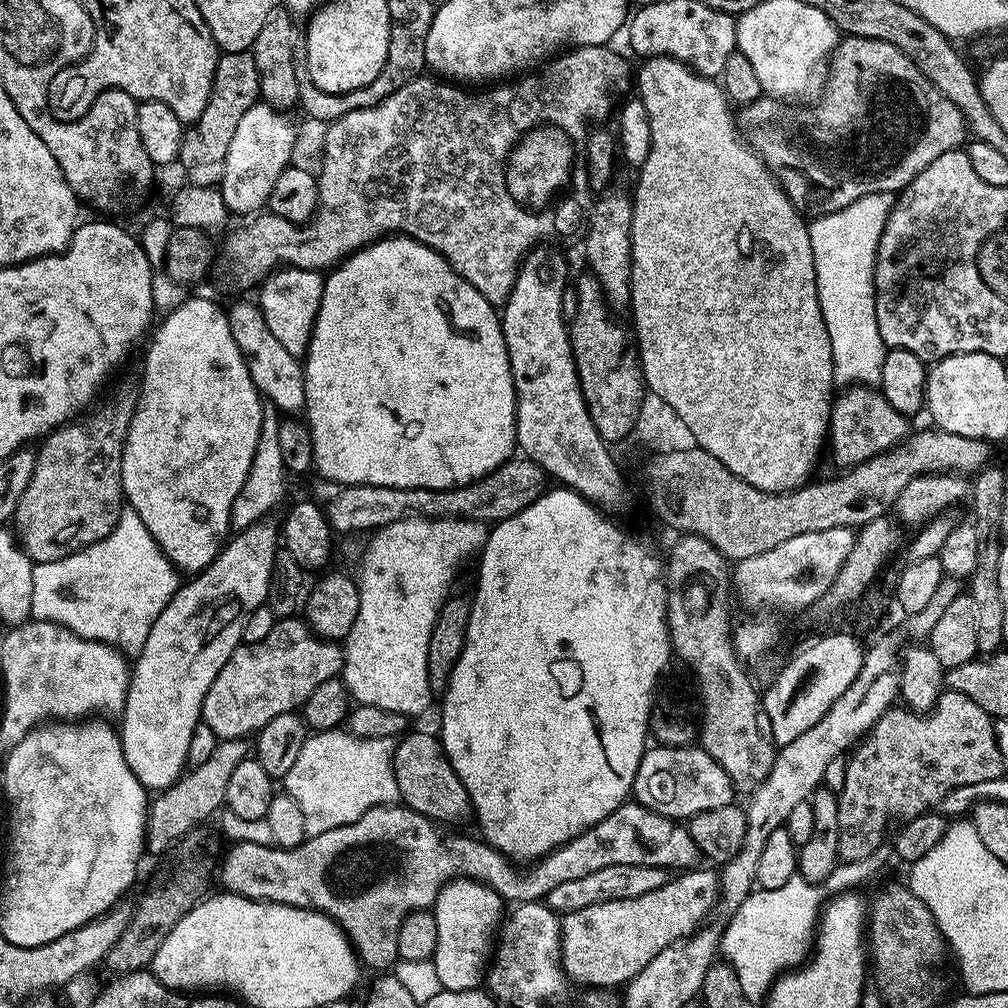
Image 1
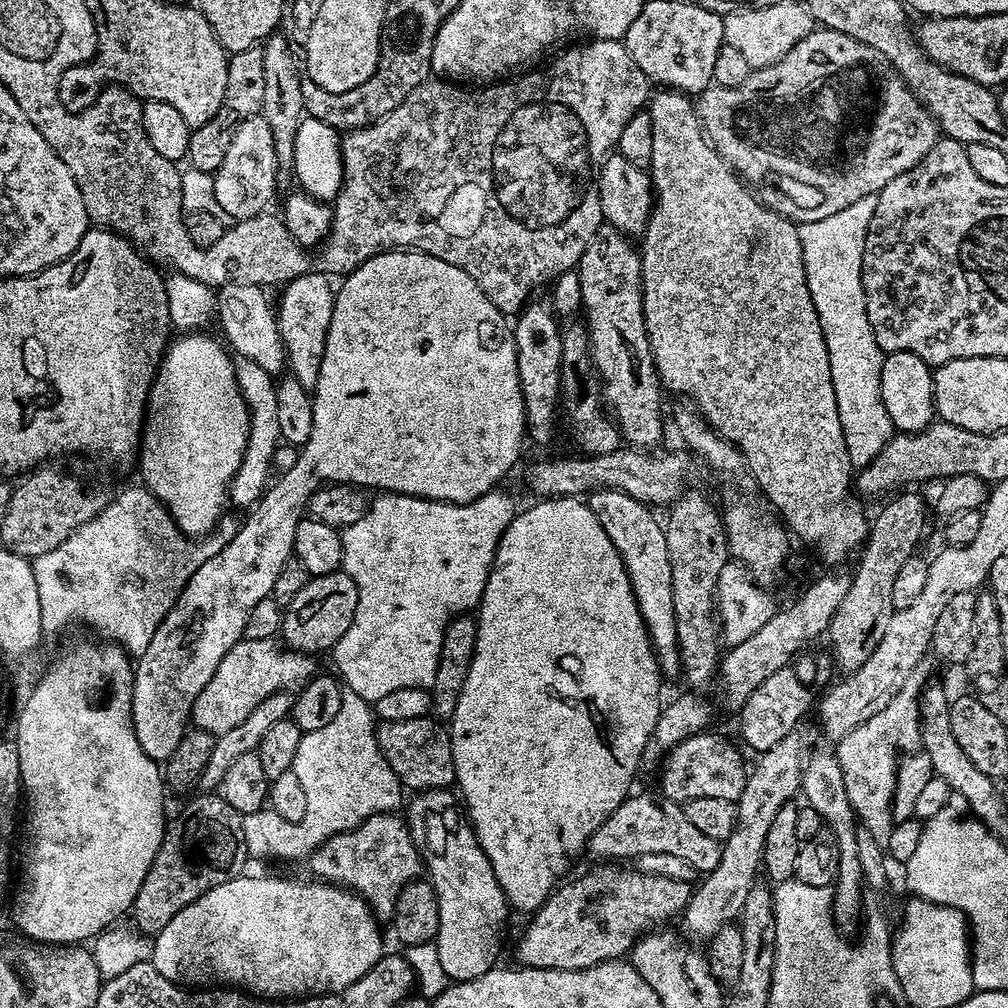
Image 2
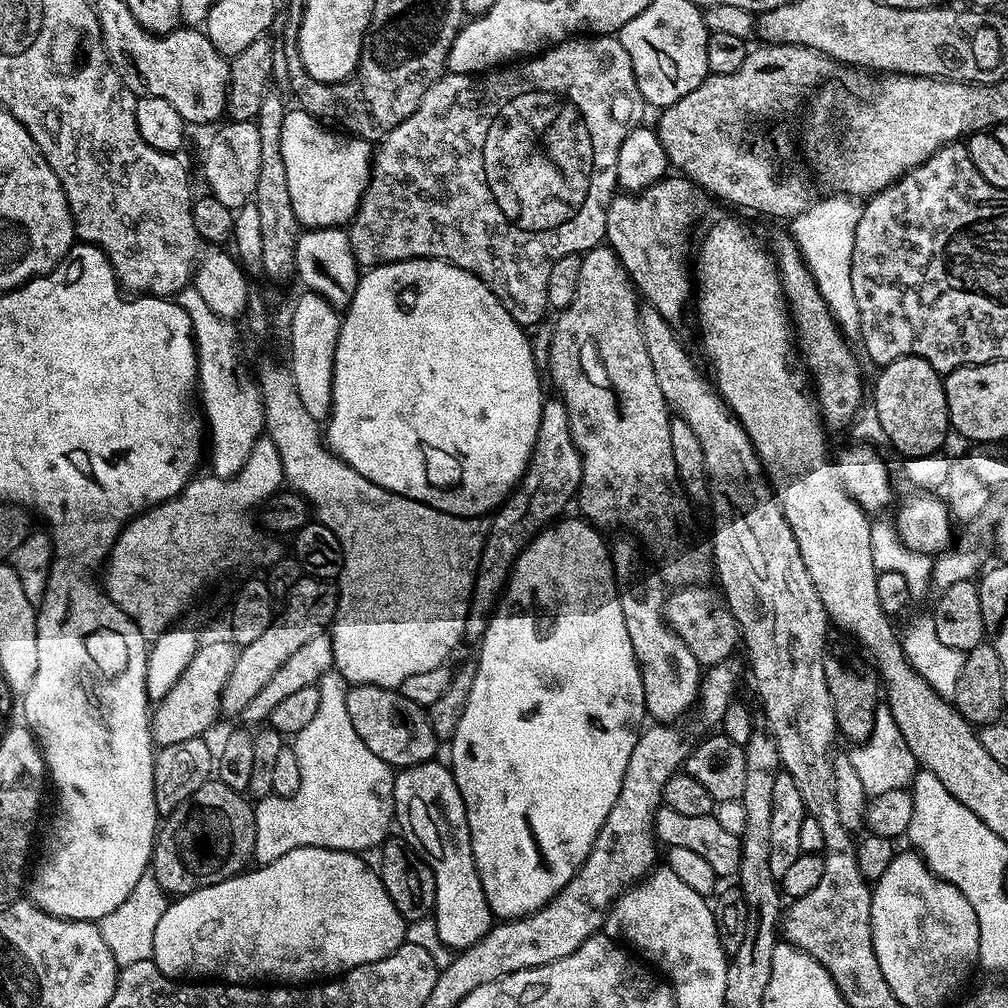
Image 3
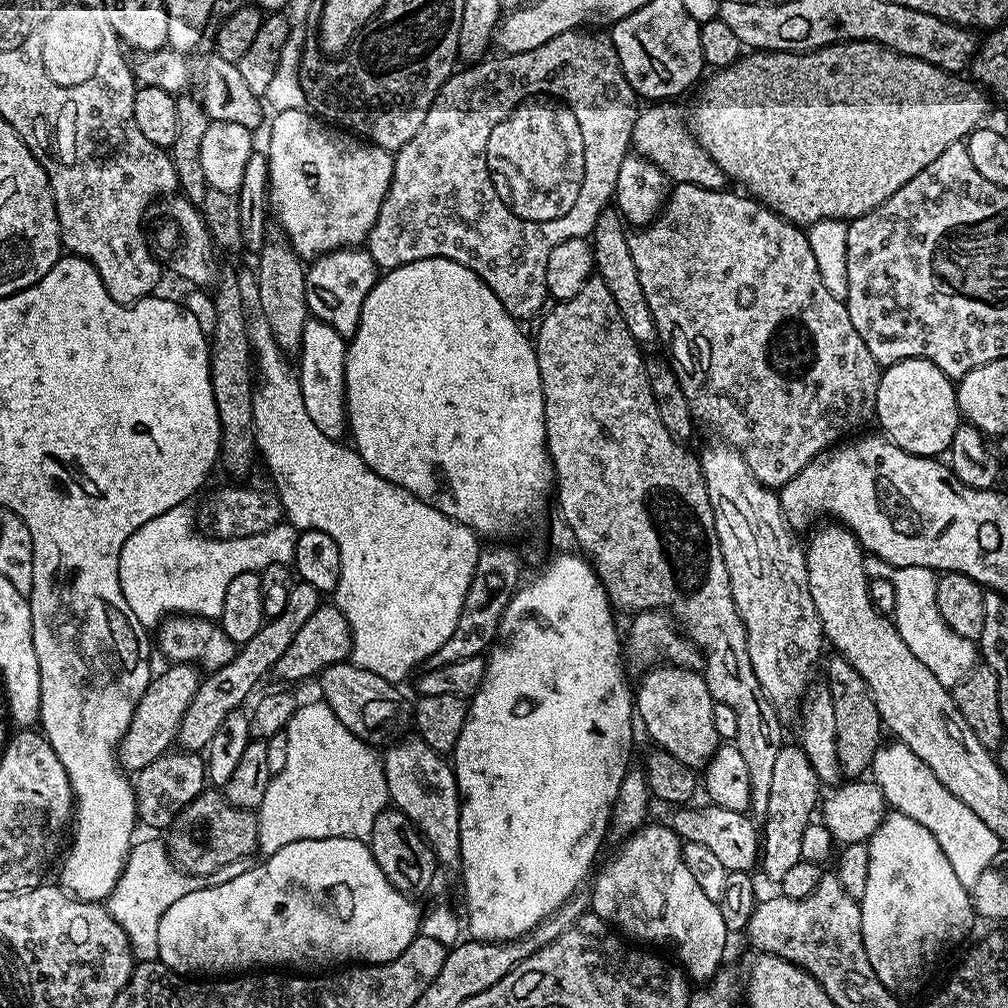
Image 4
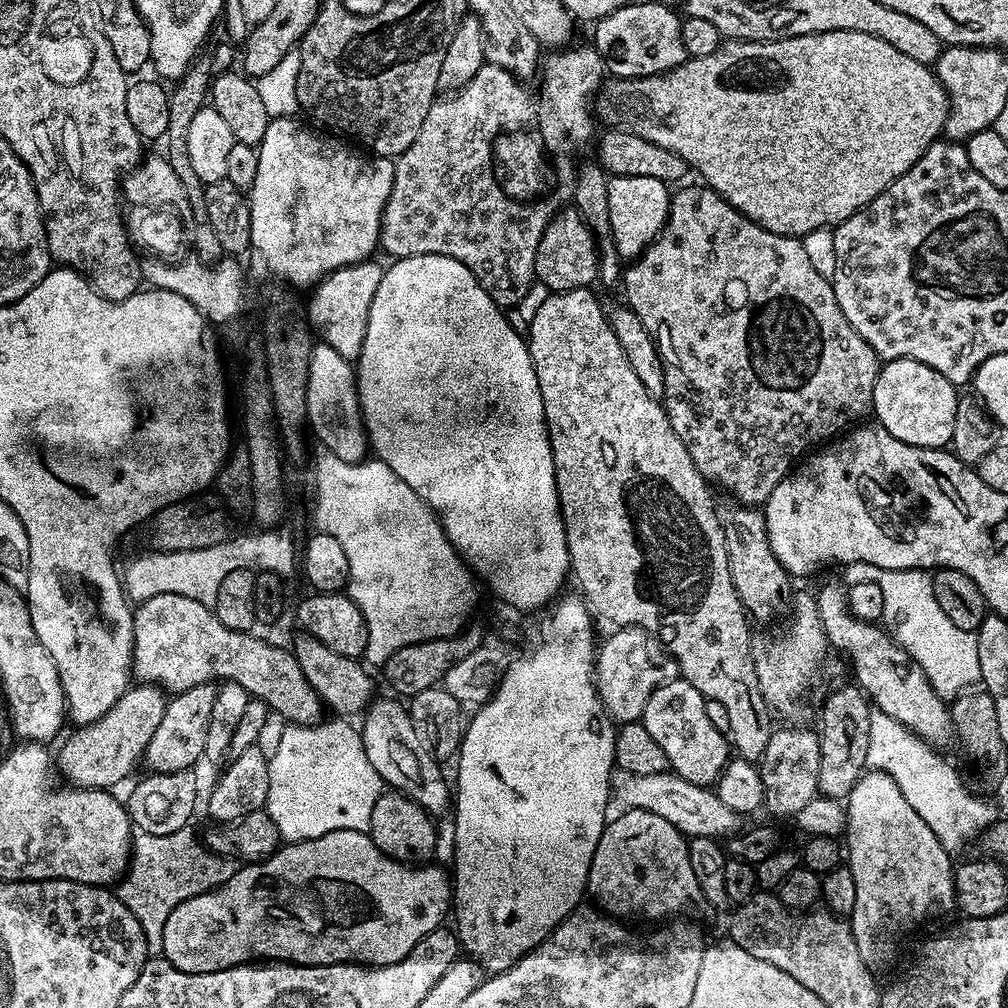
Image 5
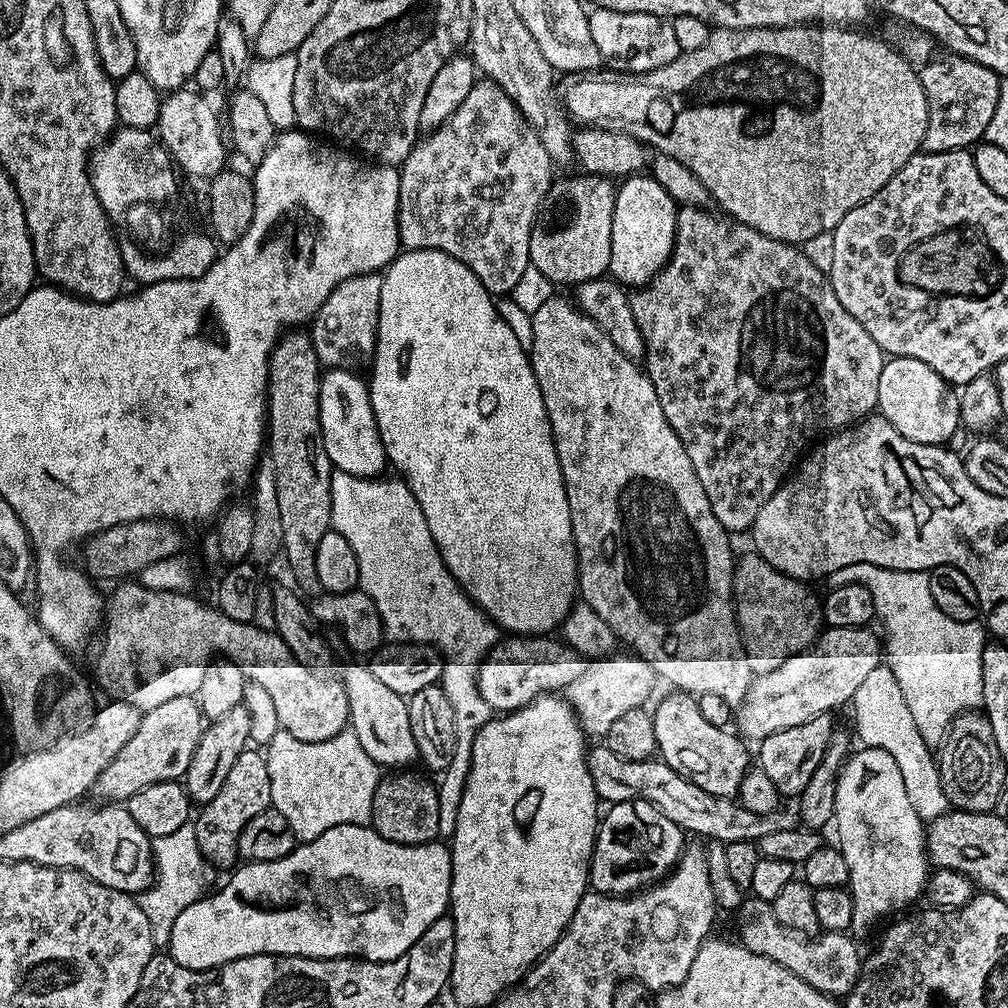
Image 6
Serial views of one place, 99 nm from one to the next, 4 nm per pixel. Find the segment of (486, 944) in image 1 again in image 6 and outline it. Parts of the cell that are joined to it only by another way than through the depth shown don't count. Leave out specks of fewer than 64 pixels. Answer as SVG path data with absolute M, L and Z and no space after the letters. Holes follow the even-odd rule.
M367 663L348 664L338 676L350 702L350 730L358 738L358 742L362 742L362 750L366 750L372 761L384 770L404 770L415 765L418 757L414 730L410 730L407 699L394 694L390 686L378 682Z

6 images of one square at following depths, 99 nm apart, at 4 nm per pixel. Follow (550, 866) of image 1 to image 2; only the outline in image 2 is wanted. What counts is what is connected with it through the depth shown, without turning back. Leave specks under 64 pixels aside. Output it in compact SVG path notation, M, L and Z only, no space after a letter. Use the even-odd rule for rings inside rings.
M663 794L656 796L629 795L620 803L594 830L588 840L587 855L592 855L596 862L622 862L626 856L643 858L646 854L674 854L694 866L697 874L707 874L718 866L721 841L701 834L691 822L686 822L681 805L675 800L668 800ZM379 812L350 832L340 832L320 845L306 861L311 875L326 884L339 884L361 896L377 921L391 921L396 899L402 889L422 872L422 861L408 833L405 817Z

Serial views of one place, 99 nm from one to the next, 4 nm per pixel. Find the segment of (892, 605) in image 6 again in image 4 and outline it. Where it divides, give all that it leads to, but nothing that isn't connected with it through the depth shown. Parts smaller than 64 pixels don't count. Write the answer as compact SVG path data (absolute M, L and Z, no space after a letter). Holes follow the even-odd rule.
M869 555L864 561L864 569L871 576L871 579L886 578L890 586L894 586L894 602L896 611L894 613L894 623L898 634L902 634L902 642L910 646L914 653L914 658L942 682L942 686L952 689L955 684L962 682L971 668L978 664L978 644L970 638L962 638L946 626L942 614L938 614L936 599L938 590L936 582L937 573L931 568L922 566L902 566L895 568L893 564L887 564L884 560L879 560L876 556Z

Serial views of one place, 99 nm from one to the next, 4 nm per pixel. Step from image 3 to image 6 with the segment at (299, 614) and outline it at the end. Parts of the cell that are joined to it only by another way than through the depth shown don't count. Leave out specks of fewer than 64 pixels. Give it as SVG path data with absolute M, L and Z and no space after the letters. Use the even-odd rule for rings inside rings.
M191 696L170 698L170 702L154 706L154 710L141 715L134 738L130 738L130 742L126 742L126 746L118 750L118 758L114 758L114 762L110 762L110 766L106 766L106 770L102 770L102 774L96 779L95 795L100 795L99 799L104 802L127 802L134 794L138 794L138 790L146 790L146 786L171 780L179 781L190 766L190 758L194 758L194 750L205 727L206 721L200 711L199 703Z

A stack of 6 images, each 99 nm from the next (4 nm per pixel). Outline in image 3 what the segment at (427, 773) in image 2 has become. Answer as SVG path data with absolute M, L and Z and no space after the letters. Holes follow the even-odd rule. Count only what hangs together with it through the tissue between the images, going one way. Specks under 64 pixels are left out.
M373 684L349 687L346 710L350 710L350 722L354 722L358 738L394 770L421 764L437 755L438 741L427 711L410 702L410 698L401 696L397 689L379 688Z

